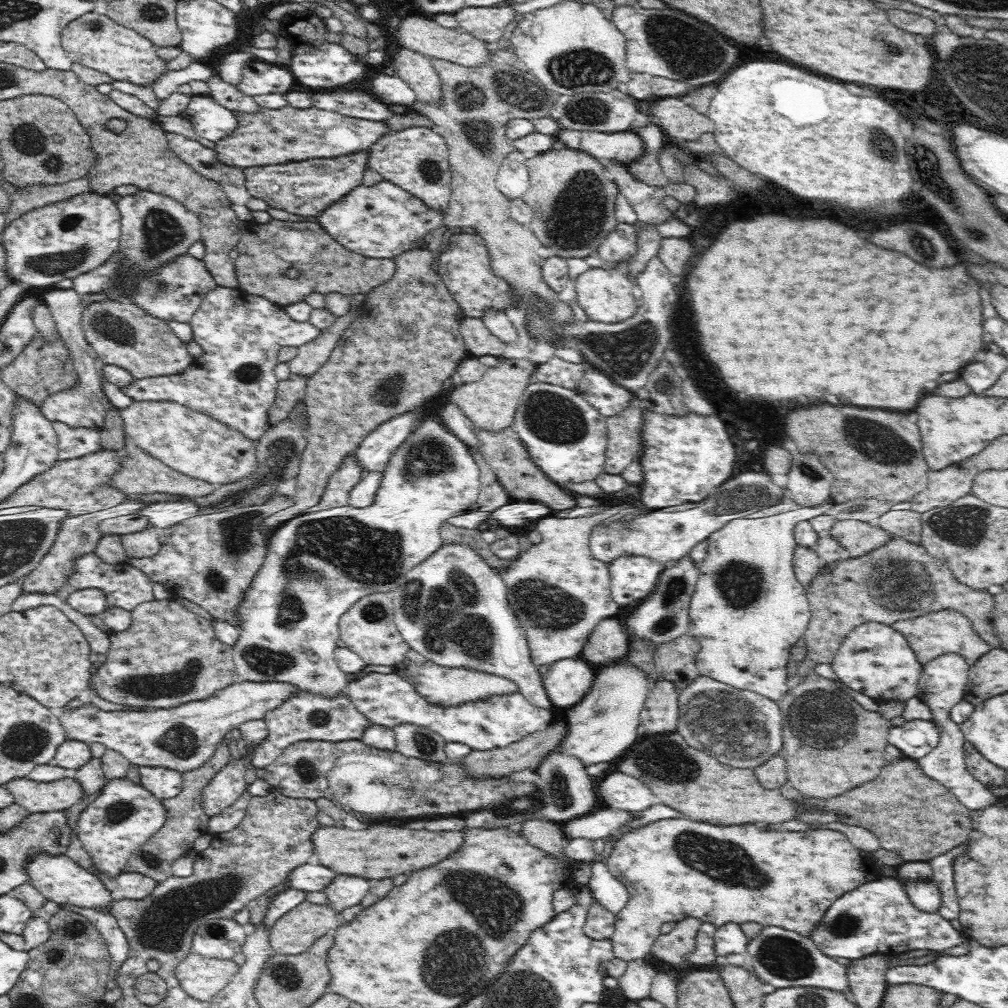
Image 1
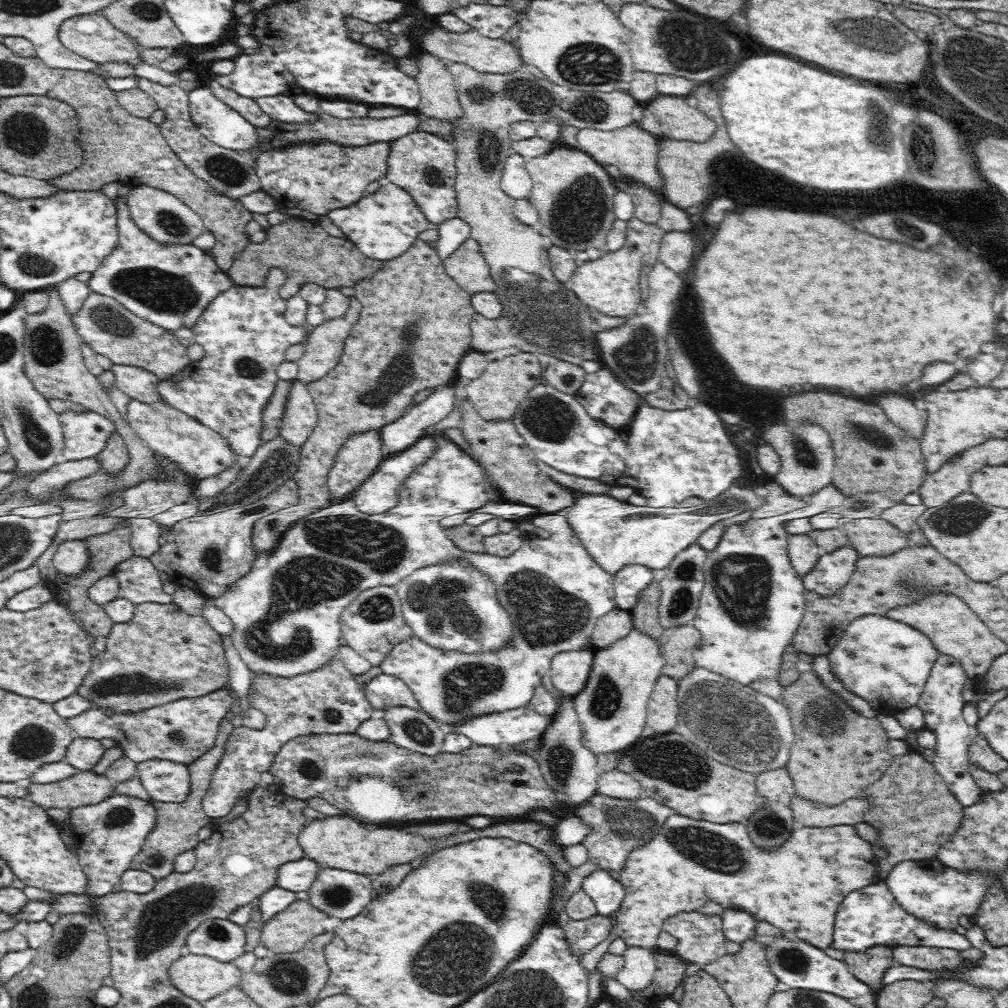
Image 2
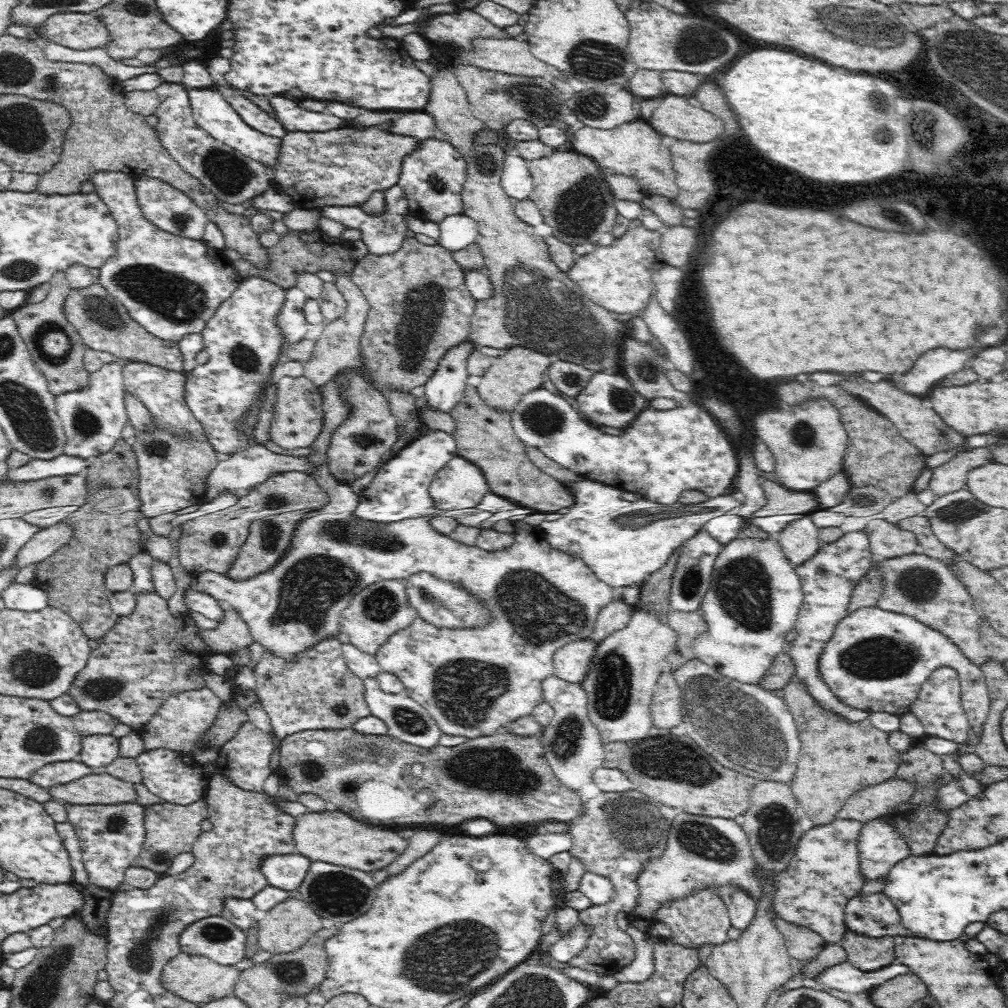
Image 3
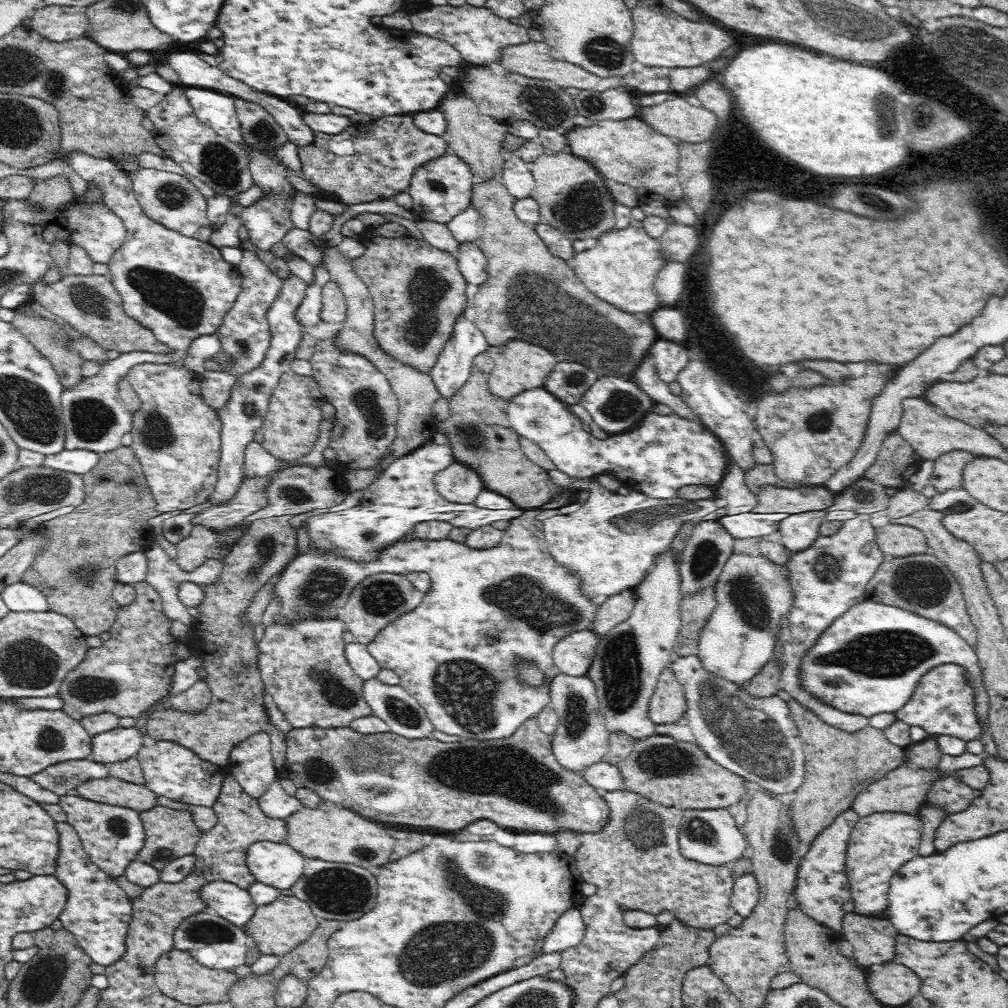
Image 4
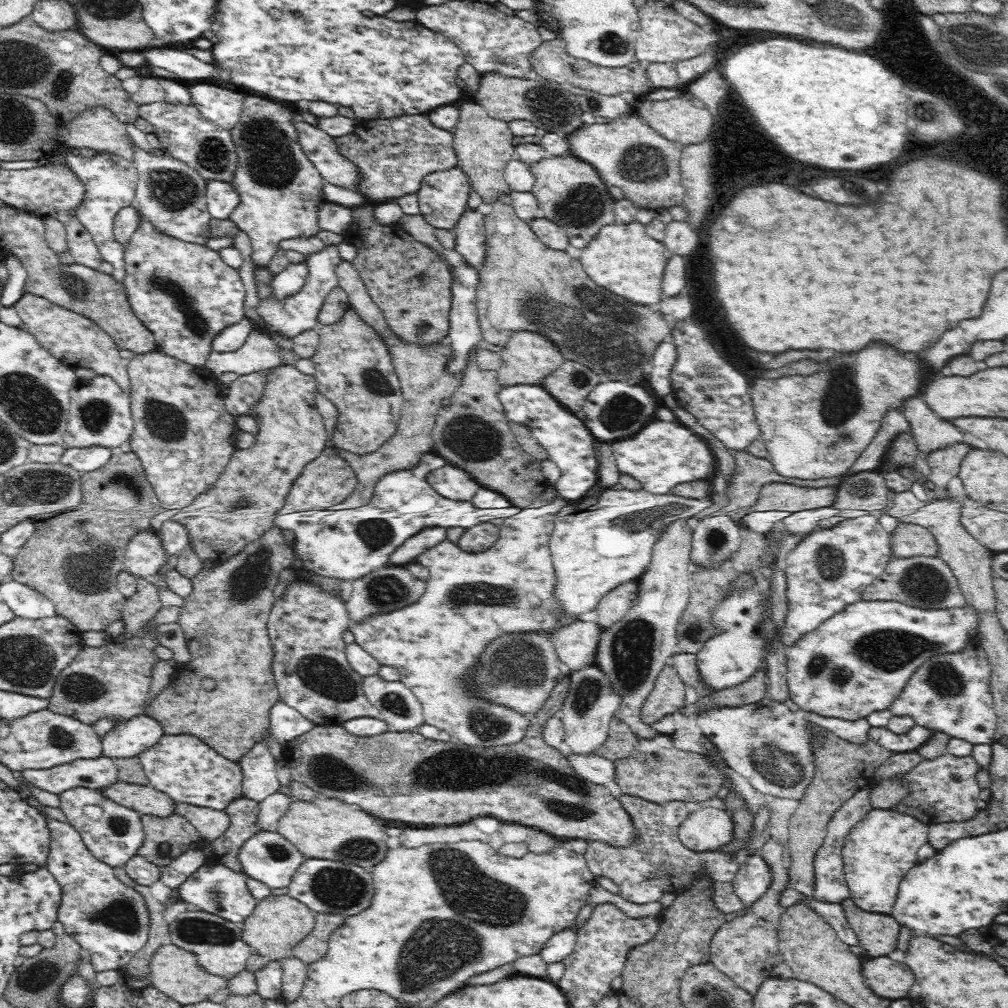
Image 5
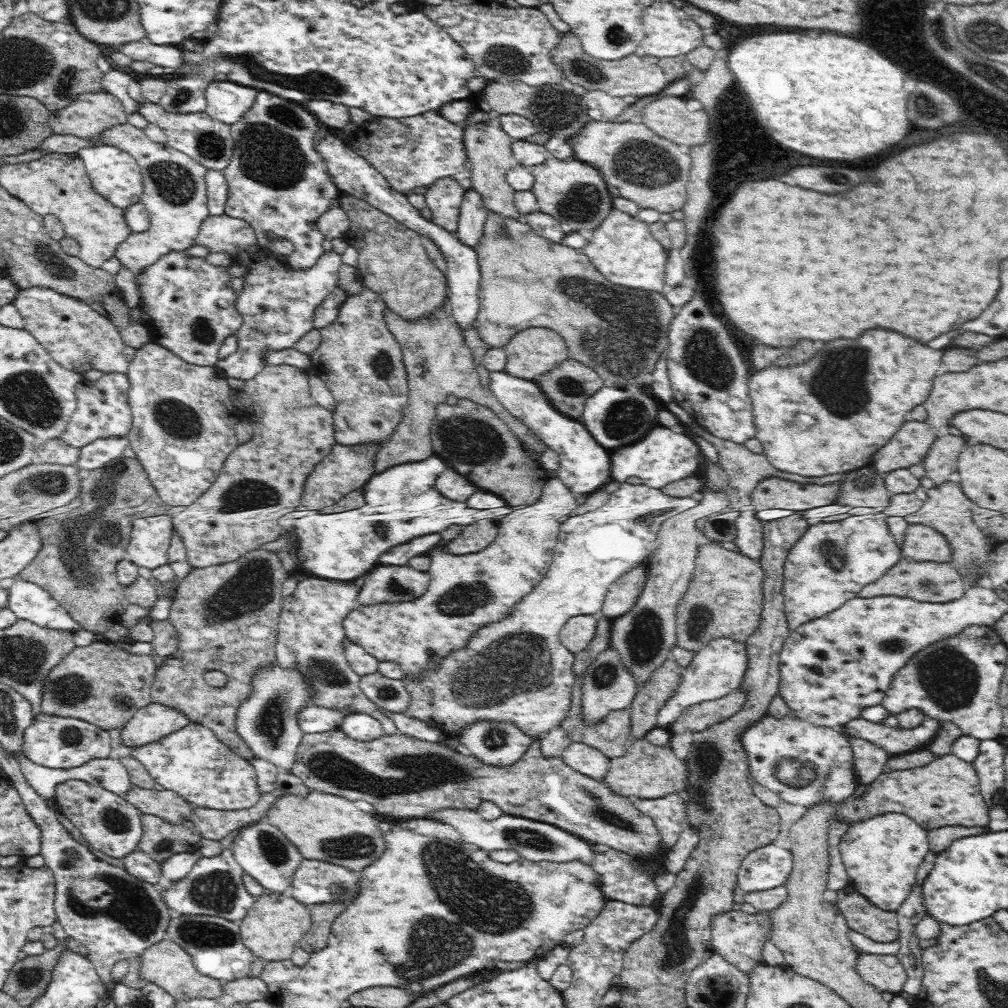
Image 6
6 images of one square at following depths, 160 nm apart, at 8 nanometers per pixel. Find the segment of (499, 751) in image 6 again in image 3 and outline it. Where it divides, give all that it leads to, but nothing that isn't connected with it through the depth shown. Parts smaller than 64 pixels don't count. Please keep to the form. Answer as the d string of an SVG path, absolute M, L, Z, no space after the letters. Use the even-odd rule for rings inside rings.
M258 442L249 445L248 449L242 450L240 453L233 453L233 455L229 457L221 458L216 468L211 470L210 476L208 476L208 484L204 488L206 501L216 498L216 494L218 494L220 490L247 491L265 482L272 474L298 470L308 472L308 474L311 474L320 484L320 487L325 488L325 491L329 494L329 503L320 509L320 514L308 520L300 520L297 523L289 549L276 563L276 566L273 566L270 570L264 571L263 573L258 573L245 581L234 581L234 579L228 578L226 575L213 572L213 570L206 570L204 573L191 575L189 588L209 594L209 596L216 598L216 600L222 600L222 602L232 604L232 608L236 608L240 616L244 618L244 622L250 627L250 632L252 636L254 636L254 640L260 640L262 646L266 646L268 650L275 652L275 654L281 656L284 660L292 660L298 652L308 650L310 646L318 644L320 640L324 640L324 638L328 638L328 636L337 636L339 634L339 617L341 612L348 607L354 594L357 594L358 591L365 586L389 579L405 580L409 576L412 576L412 574L416 574L420 571L428 571L430 574L440 574L440 576L436 576L438 578L464 578L464 582L468 582L468 586L472 586L472 590L476 590L476 594L480 594L480 598L488 598L488 606L492 606L492 610L496 610L496 626L492 626L492 630L484 630L484 634L452 634L452 629L450 629L448 634L440 634L440 630L428 630L428 626L424 626L424 622L412 622L412 624L406 626L406 628L392 634L392 637L388 637L388 640L384 642L383 646L375 654L381 669L384 672L396 675L404 686L404 693L429 711L431 718L444 734L464 736L466 739L490 736L494 733L498 733L504 725L510 725L512 722L520 720L520 718L526 718L526 716L533 716L534 708L544 702L541 683L552 674L553 656L556 650L562 648L564 644L572 642L572 640L590 639L592 631L595 629L595 622L600 609L610 604L610 602L617 597L617 590L606 585L604 581L600 581L600 579L594 575L592 569L590 569L580 557L576 557L574 554L564 553L564 551L561 550L554 550L554 547L544 544L542 540L538 540L538 538L542 538L541 535L538 536L539 532L530 526L516 521L516 530L513 533L514 538L512 544L510 544L506 550L487 551L478 548L475 544L468 546L456 542L455 539L450 538L449 535L438 533L438 531L432 529L432 526L428 525L428 520L430 519L428 517L402 519L393 523L364 521L364 519L360 519L354 514L354 510L359 503L360 495L354 493L354 490L348 485L344 485L336 478L332 477L329 465L326 462L324 462L324 465L320 465L311 462L307 456L276 453L276 451L271 451Z

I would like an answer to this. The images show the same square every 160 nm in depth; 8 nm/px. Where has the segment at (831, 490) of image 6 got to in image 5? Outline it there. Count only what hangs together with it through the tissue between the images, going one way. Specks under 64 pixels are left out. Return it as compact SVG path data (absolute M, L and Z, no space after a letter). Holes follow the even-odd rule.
M769 483L761 489L756 502L750 509L752 511L800 512L833 506L836 495L836 487L807 488L785 483Z

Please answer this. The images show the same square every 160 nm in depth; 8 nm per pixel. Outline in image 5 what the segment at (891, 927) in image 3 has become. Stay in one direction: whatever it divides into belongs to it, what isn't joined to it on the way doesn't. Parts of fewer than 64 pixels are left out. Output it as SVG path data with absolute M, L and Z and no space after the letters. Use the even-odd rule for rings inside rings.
M873 808L844 838L842 858L851 899L866 912L890 915L900 881L917 865L918 849L927 843L929 826L892 809Z

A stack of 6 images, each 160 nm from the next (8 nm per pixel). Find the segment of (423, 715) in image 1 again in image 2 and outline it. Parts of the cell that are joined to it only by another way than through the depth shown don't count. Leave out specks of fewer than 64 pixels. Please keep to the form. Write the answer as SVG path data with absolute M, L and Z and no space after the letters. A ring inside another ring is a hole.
M382 673L372 682L365 684L365 694L375 712L396 706L422 710L406 683L389 674ZM527 706L516 708L516 710L500 712L500 714L480 715L478 718L469 718L466 722L454 725L453 728L449 728L448 726L447 731L459 732L467 736L476 746L509 746L513 748L514 746L524 744L524 742L541 738L552 720L552 716L540 715L536 711L533 711L530 706Z

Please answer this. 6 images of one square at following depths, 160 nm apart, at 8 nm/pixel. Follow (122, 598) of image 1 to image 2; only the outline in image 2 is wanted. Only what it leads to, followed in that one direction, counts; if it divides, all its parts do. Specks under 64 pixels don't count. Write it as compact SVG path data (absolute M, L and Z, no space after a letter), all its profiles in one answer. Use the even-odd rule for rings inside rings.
M84 540L60 543L53 557L53 565L57 572L64 574L80 574L88 569L90 554ZM133 555L117 564L112 573L119 580L121 596L134 605L144 602L172 603L173 596L163 591L161 573L149 558Z

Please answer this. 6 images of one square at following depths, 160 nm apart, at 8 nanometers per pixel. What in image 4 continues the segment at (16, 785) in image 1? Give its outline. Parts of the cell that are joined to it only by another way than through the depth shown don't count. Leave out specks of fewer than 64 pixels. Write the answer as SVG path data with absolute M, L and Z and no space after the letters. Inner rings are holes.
M119 778L90 779L74 789L74 794L94 802L111 803L112 806L130 807L139 813L157 804L157 794L145 784L137 785Z

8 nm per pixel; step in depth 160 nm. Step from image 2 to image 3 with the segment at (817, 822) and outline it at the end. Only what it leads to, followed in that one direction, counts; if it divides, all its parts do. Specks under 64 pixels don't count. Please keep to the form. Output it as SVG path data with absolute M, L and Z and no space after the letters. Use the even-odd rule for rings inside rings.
M890 778L876 785L866 786L847 798L838 812L838 818L854 820L862 824L884 817L892 807L912 798L916 786L901 778Z

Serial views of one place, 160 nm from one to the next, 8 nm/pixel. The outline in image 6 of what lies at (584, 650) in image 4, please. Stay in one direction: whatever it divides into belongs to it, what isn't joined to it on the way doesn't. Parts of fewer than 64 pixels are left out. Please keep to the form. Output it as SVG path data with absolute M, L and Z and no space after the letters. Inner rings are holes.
M596 615L570 618L559 634L561 644L572 653L582 652L593 640L597 627Z

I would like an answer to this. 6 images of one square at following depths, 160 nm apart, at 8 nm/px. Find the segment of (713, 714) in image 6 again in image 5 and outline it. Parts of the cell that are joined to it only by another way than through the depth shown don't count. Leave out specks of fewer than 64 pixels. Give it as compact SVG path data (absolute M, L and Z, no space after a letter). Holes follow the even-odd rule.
M758 670L754 676L734 688L712 692L708 698L699 698L696 703L679 712L686 717L696 717L705 711L715 711L721 708L745 707L754 703L764 702L767 697L767 674Z

